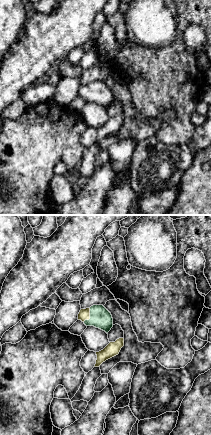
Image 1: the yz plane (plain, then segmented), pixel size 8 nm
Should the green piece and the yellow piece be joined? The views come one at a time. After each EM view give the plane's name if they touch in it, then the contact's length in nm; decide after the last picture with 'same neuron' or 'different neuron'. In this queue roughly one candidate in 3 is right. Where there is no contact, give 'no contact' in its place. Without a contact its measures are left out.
contact in yz; length 130 nm

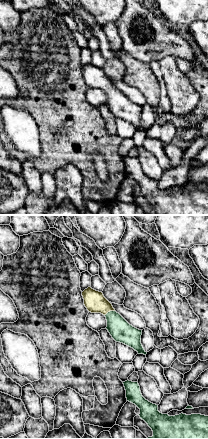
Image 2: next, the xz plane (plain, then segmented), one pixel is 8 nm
contact in xz; length 90 nm

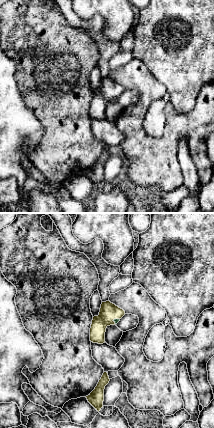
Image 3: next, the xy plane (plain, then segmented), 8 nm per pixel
contact in xy; length 70 nm

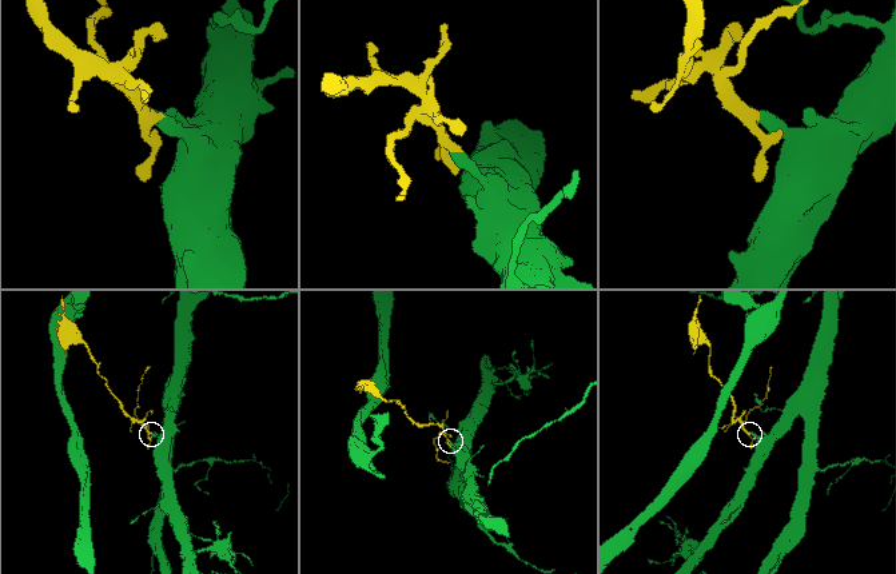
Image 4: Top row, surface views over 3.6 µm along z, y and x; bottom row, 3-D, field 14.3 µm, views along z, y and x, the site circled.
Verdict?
same neuron

